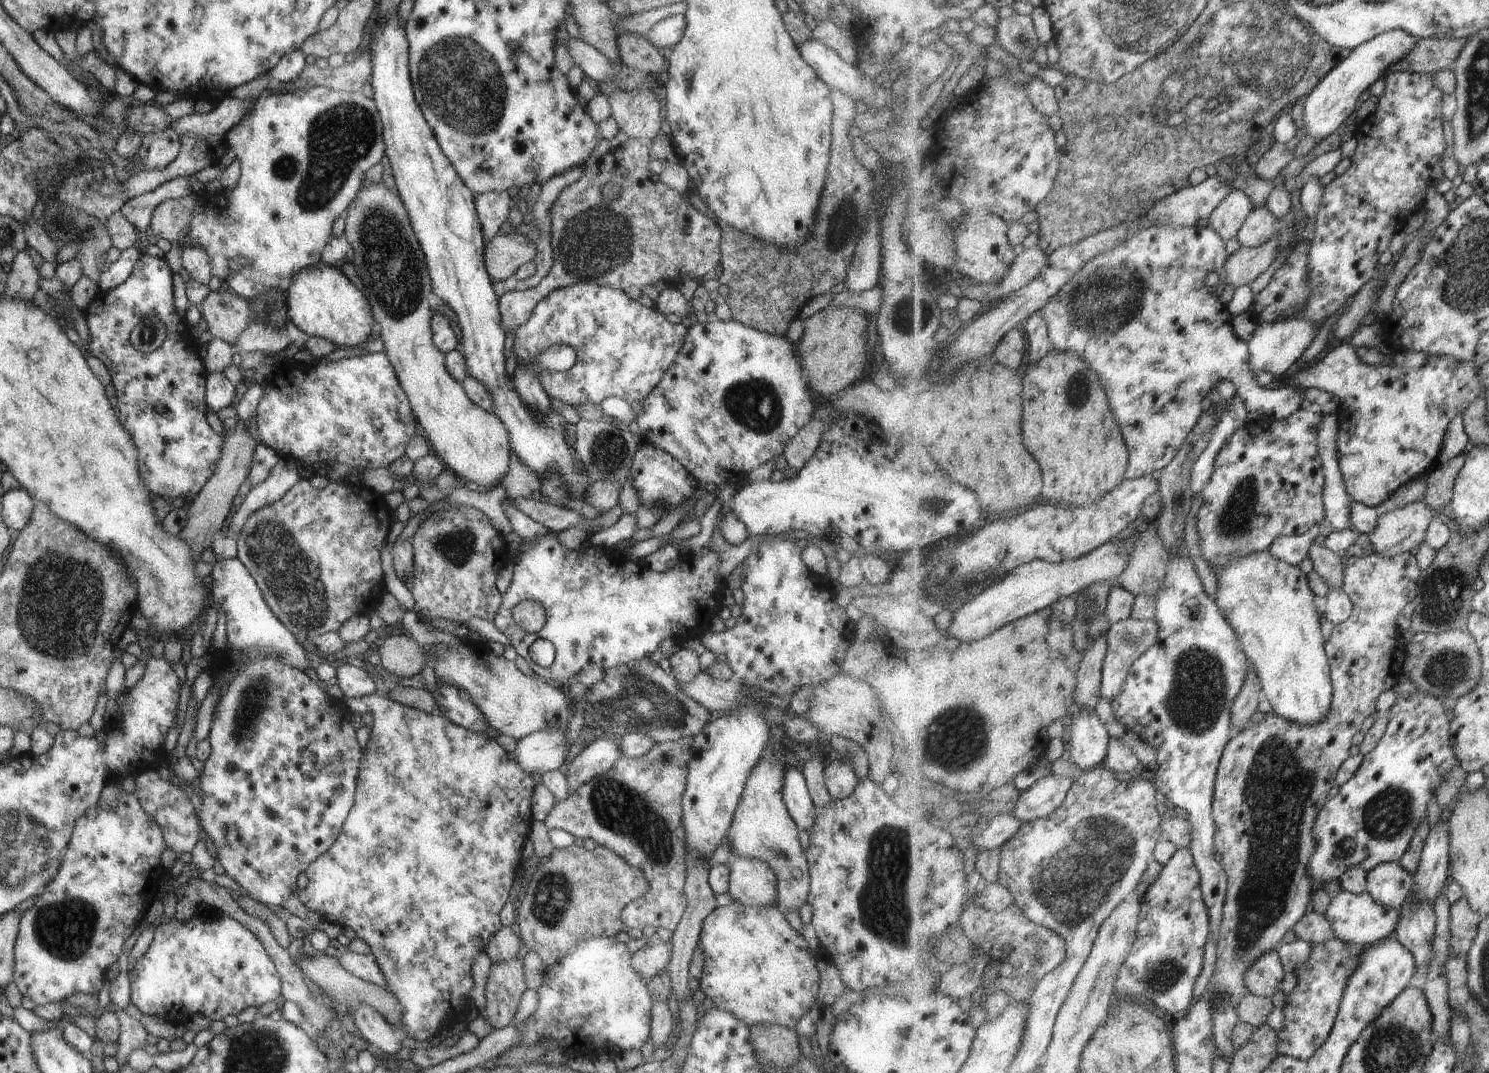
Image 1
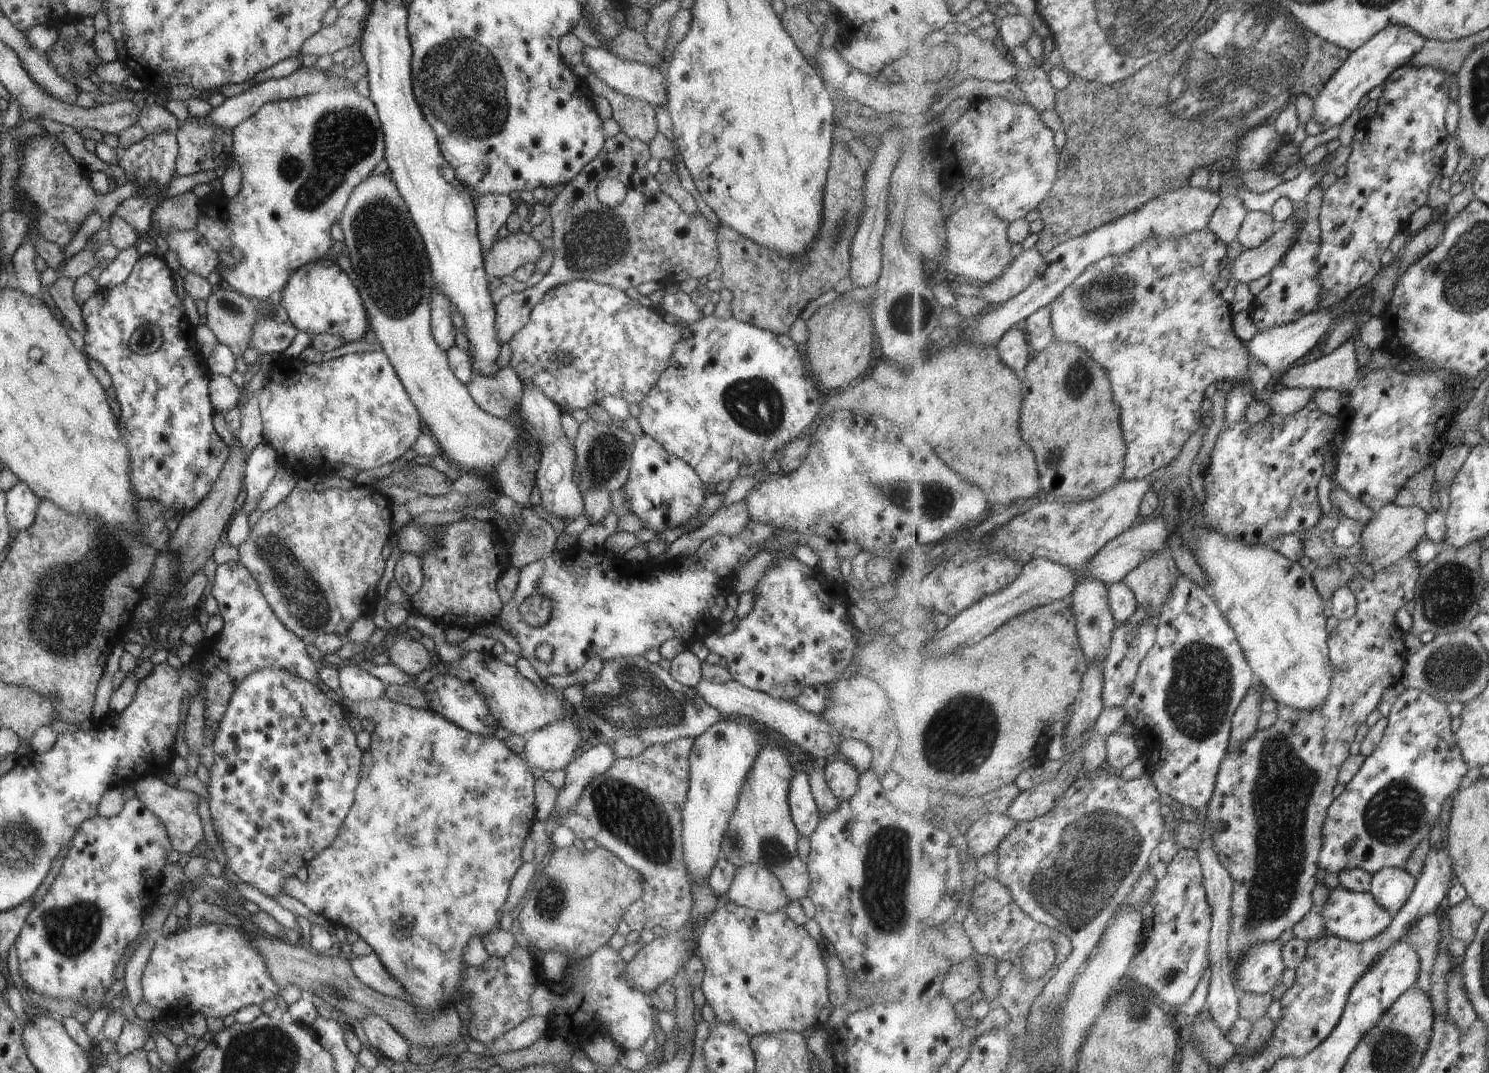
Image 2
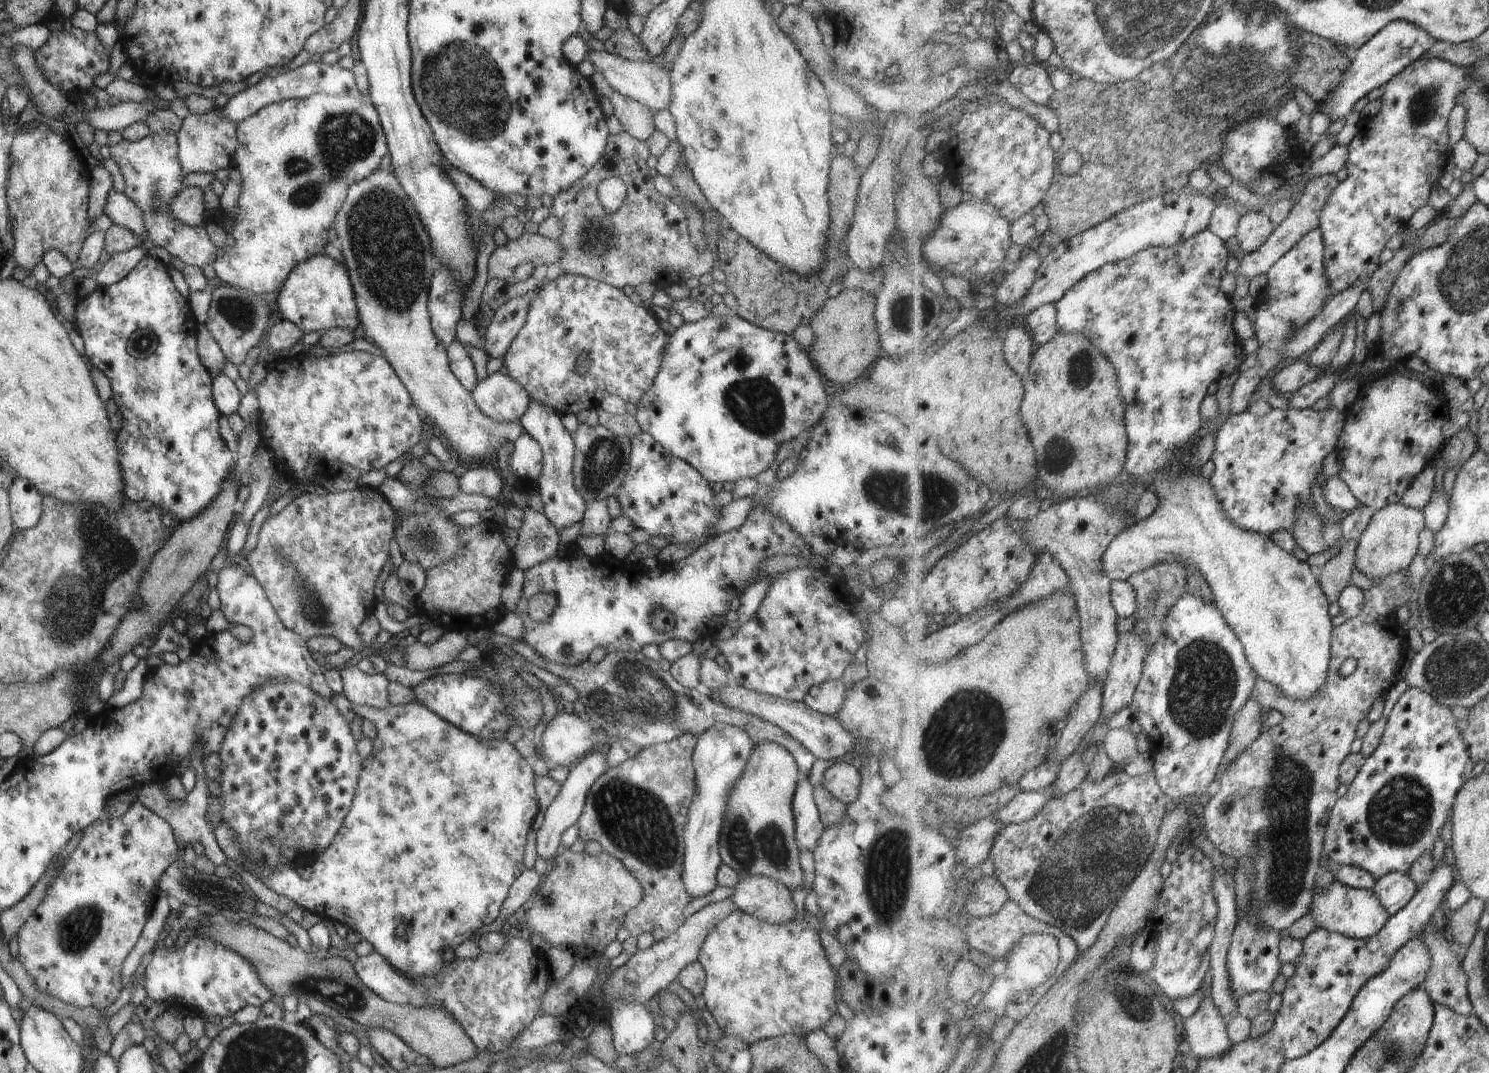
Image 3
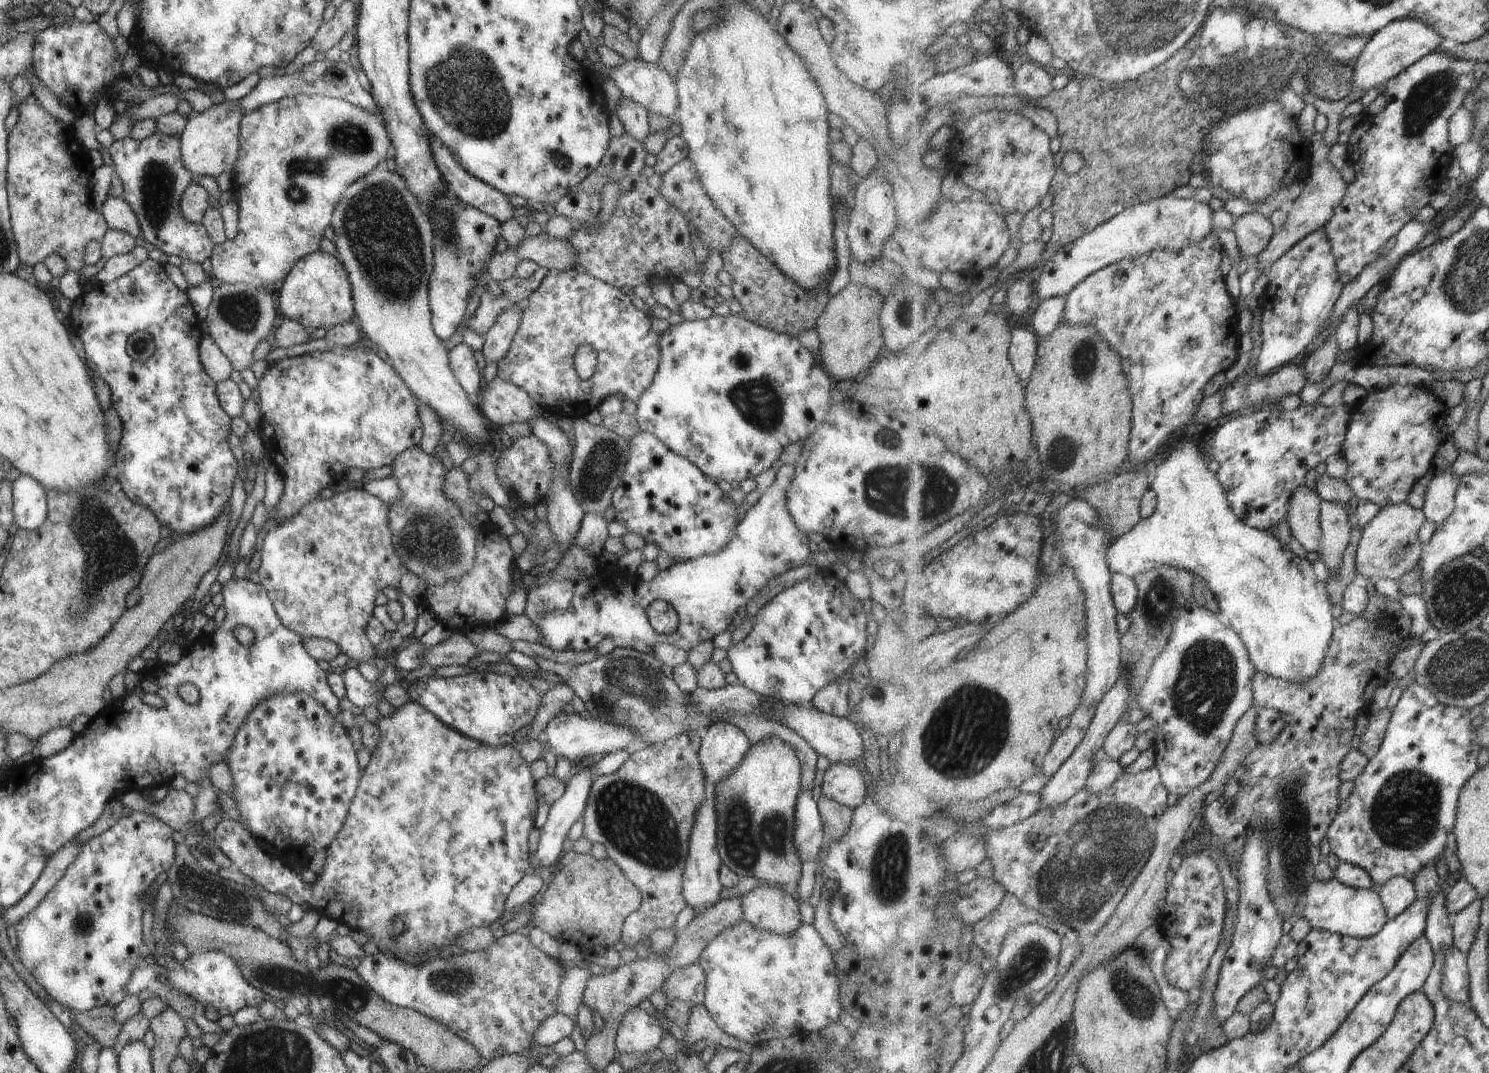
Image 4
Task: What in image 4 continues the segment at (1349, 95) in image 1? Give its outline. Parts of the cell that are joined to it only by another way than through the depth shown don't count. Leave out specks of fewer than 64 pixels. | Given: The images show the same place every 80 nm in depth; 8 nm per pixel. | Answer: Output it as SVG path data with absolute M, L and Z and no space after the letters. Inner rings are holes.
M1413 16L1391 22L1372 36L1371 42L1358 58L1354 73L1354 87L1361 87L1367 92L1373 87L1385 86L1386 82L1404 73L1417 61L1437 51L1444 40L1444 36L1441 36L1432 26Z

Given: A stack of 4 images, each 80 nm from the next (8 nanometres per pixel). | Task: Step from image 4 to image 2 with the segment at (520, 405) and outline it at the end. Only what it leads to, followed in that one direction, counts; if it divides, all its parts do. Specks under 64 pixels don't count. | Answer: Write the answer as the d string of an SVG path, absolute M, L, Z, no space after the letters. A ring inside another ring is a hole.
M509 365L490 377L473 374L465 386L473 402L491 416L507 419L520 408L522 382Z

